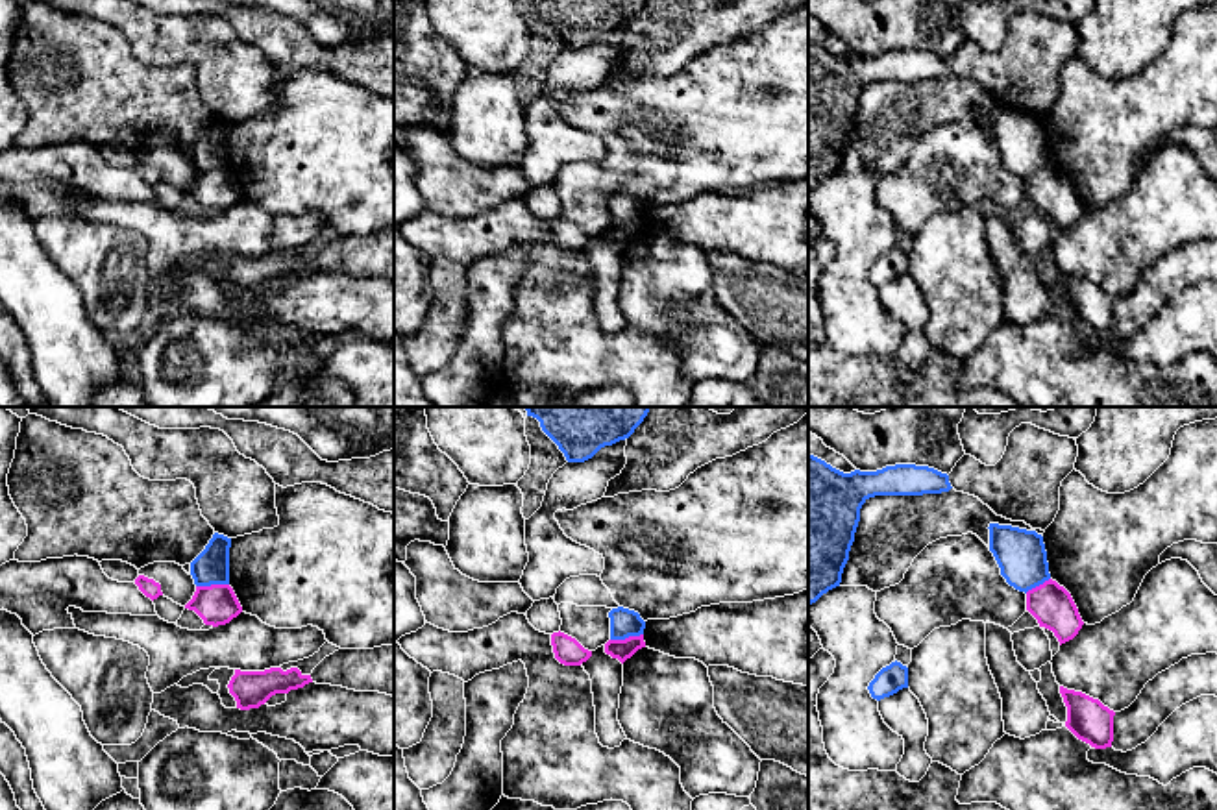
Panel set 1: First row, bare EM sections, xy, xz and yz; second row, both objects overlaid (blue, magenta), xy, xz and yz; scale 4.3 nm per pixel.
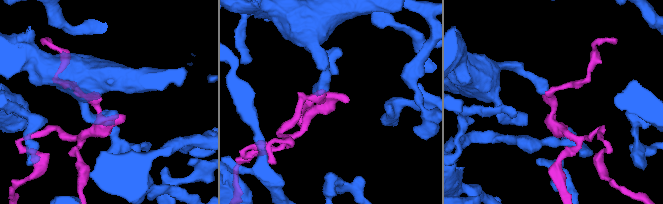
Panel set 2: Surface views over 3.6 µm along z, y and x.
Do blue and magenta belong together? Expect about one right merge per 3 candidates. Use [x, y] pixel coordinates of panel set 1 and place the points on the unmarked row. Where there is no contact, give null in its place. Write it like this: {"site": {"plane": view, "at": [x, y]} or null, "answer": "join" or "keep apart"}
{"site": {"plane": "xy", "at": [211, 169]}, "answer": "keep apart"}

